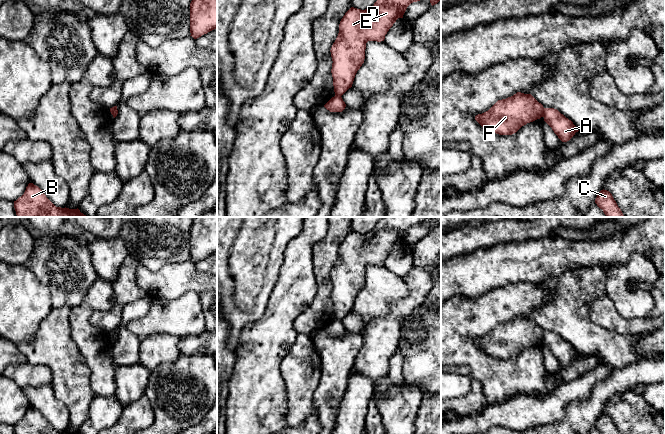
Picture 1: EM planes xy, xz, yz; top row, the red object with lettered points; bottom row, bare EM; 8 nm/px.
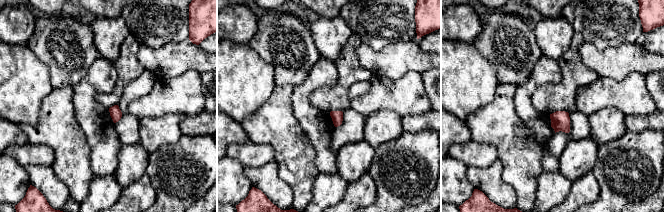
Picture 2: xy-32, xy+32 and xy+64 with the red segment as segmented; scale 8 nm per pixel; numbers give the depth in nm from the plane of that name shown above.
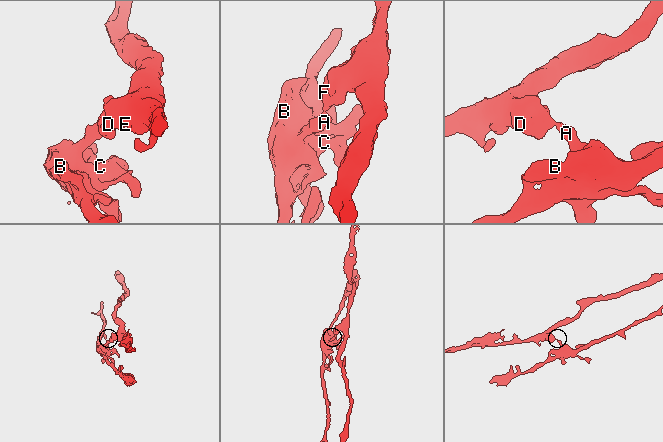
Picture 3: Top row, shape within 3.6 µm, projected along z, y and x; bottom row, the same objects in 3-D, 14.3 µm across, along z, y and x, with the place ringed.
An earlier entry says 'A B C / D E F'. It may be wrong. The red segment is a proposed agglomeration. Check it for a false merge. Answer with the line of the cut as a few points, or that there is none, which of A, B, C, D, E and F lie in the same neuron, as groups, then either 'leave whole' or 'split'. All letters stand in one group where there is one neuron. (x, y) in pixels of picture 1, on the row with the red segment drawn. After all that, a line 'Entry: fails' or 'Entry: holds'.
cut yz (544, 108), (542, 116); groups A B C / D E F; split
Entry: holds

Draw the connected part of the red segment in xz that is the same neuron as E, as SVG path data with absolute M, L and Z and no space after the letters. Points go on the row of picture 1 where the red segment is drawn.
M377 0L373 6L361 10L351 7L339 24L338 36L331 47L332 77L335 95L342 96L352 87L355 75L365 59L368 41L384 41L385 35L398 18L403 18L407 7L420 0Z

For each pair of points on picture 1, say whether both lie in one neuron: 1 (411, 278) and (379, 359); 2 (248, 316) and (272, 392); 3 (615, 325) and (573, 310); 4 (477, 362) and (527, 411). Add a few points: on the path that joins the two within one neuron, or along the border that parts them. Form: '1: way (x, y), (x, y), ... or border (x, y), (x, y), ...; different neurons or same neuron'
1: way (413, 298), (393, 318), (380, 339); same neuron
2: border (265, 306), (265, 312), (243, 329), (239, 345); different neurons
3: border (601, 296), (591, 306), (590, 319), (608, 331); different neurons
4: border (531, 395), (517, 394), (503, 402), (491, 405); different neurons

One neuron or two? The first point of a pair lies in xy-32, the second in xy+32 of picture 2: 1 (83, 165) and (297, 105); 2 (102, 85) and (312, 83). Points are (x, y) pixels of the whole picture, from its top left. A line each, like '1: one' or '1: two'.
1: two
2: one

